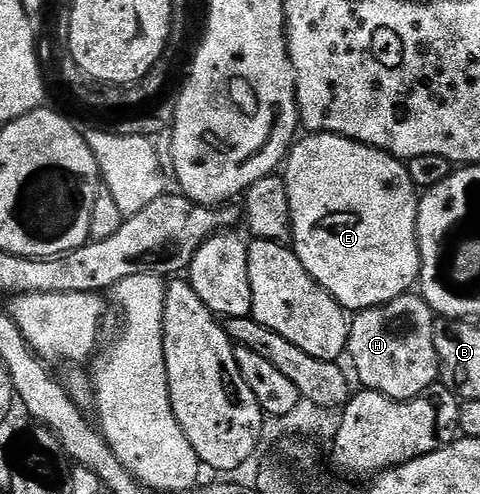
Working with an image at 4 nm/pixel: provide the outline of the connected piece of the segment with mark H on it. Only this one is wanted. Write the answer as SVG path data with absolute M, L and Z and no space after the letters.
M420 294L400 295L395 301L384 303L381 307L372 307L360 312L352 320L349 328L348 358L353 358L353 367L357 370L357 379L362 388L377 391L389 399L415 399L424 396L439 379L437 350L433 340L435 312L429 308Z

